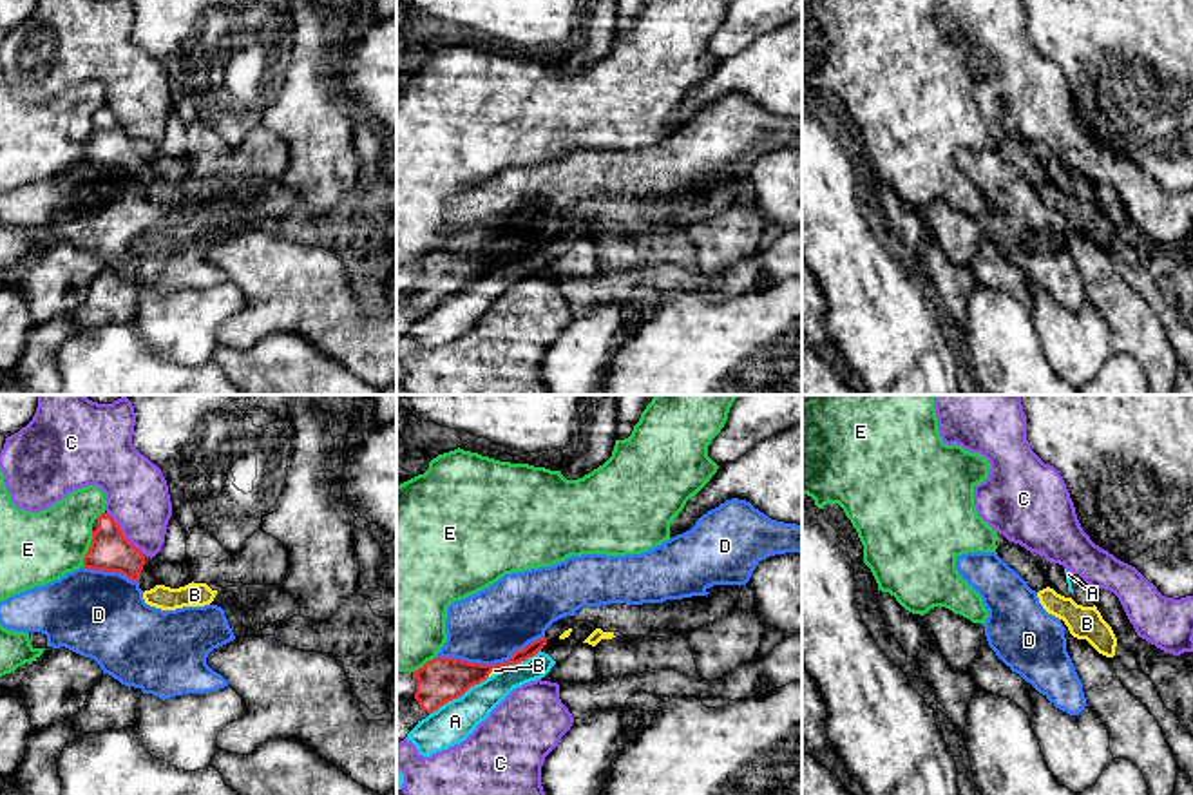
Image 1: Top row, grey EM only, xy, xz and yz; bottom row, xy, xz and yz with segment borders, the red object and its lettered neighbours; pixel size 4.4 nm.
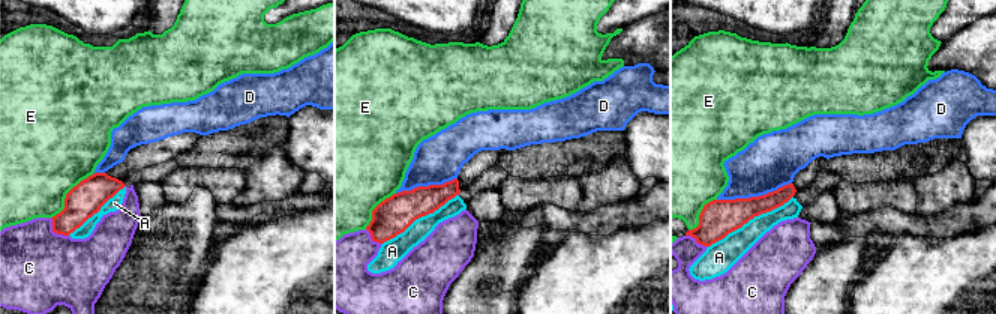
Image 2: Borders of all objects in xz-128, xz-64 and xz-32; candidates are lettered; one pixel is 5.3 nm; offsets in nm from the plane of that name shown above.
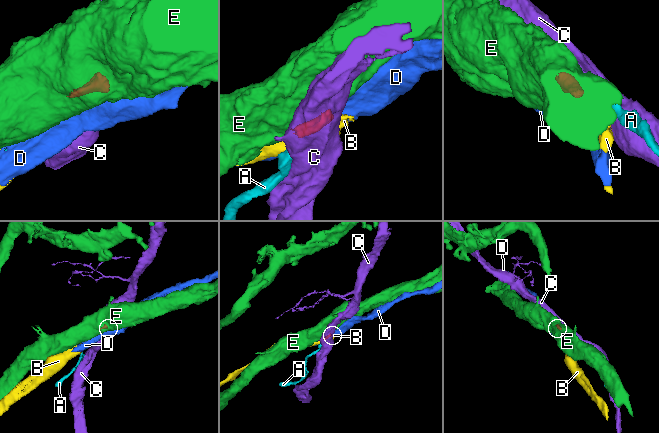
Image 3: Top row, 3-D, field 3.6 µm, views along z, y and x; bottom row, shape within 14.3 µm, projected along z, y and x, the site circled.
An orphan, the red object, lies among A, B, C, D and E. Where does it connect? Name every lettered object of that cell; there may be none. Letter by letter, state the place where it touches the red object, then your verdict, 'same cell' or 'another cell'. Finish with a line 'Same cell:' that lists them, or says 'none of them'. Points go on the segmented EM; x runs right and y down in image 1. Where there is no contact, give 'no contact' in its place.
A: xz (458, 696) | another cell
B: xz (491, 670) | another cell
C: xy (122, 533) | another cell
D: xz (489, 665) | another cell
E: xy (89, 549) | another cell
Same cell: none of them

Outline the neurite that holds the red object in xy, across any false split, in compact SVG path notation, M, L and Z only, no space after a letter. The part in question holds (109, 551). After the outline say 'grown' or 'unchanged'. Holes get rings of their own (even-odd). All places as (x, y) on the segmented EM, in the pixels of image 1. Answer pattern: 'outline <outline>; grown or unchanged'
outline M101 512L96 520L98 527L92 531L92 541L83 558L83 567L119 572L129 579L138 581L143 592L159 585L150 560L123 536L114 518Z; grown

